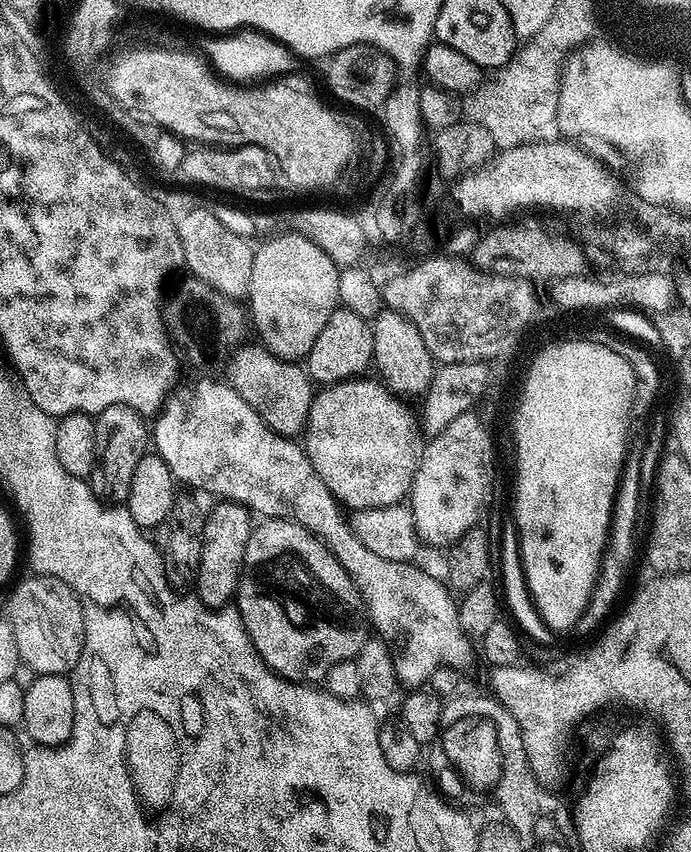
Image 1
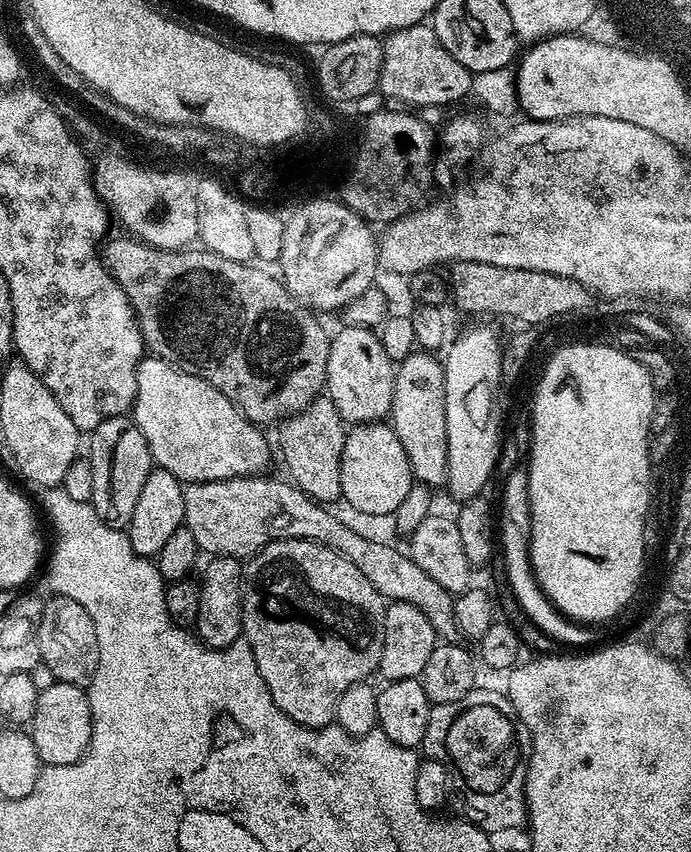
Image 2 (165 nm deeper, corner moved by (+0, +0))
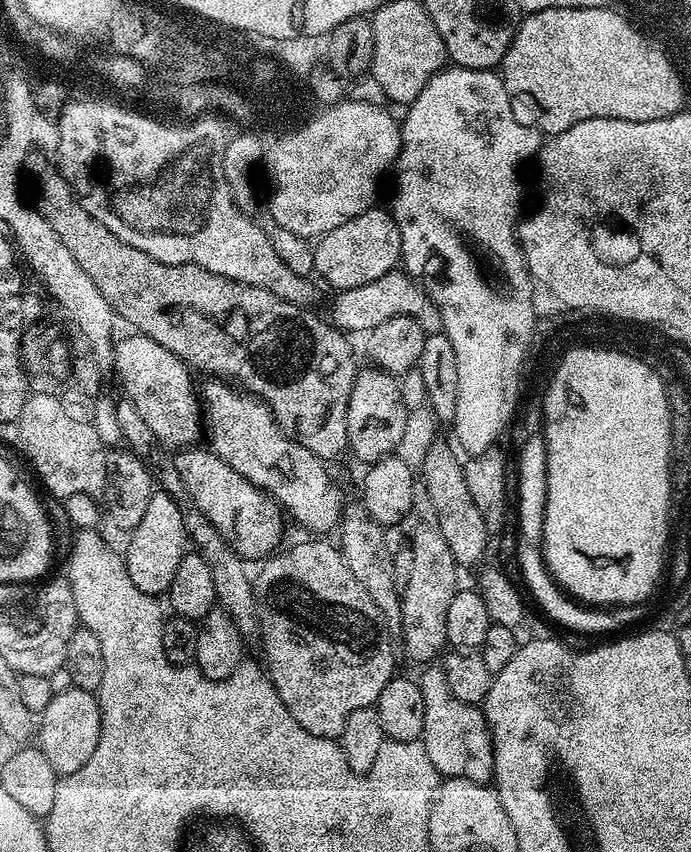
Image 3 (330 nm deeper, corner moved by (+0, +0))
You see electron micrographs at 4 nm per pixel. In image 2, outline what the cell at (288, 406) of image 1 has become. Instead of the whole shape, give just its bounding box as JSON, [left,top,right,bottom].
[278,394,346,506]

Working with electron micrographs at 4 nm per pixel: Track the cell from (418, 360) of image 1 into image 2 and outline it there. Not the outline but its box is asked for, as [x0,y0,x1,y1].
[390,350,448,490]

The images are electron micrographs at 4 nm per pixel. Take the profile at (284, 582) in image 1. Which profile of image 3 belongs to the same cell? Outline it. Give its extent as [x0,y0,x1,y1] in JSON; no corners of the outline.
[254,538,396,740]

